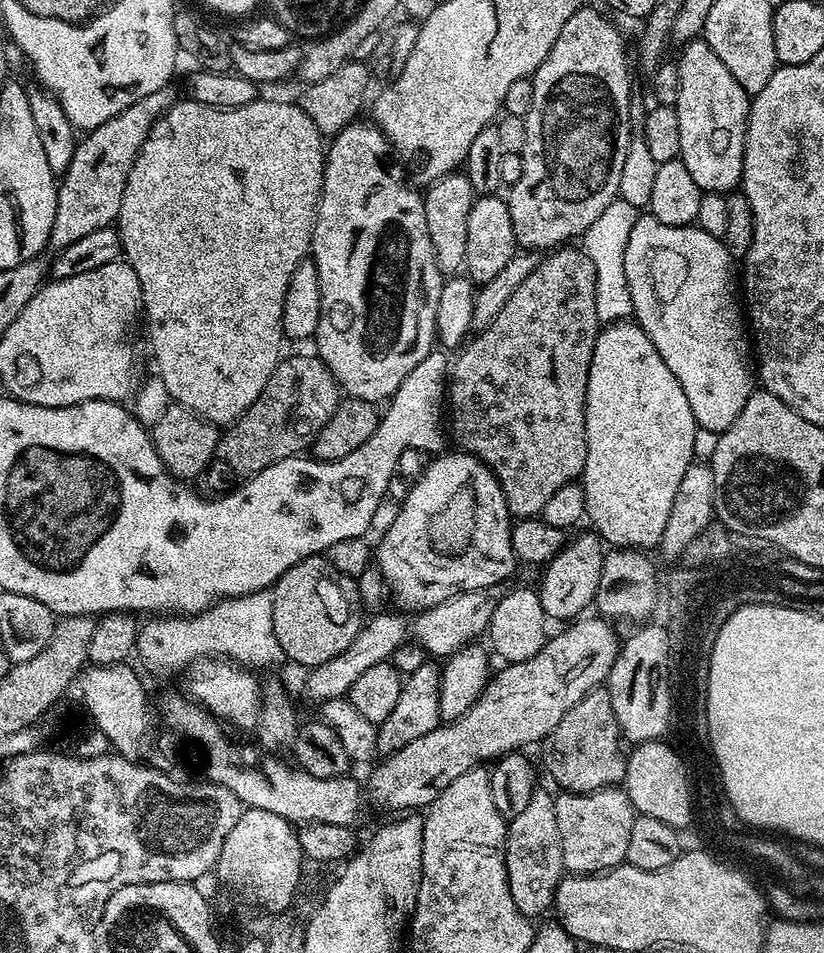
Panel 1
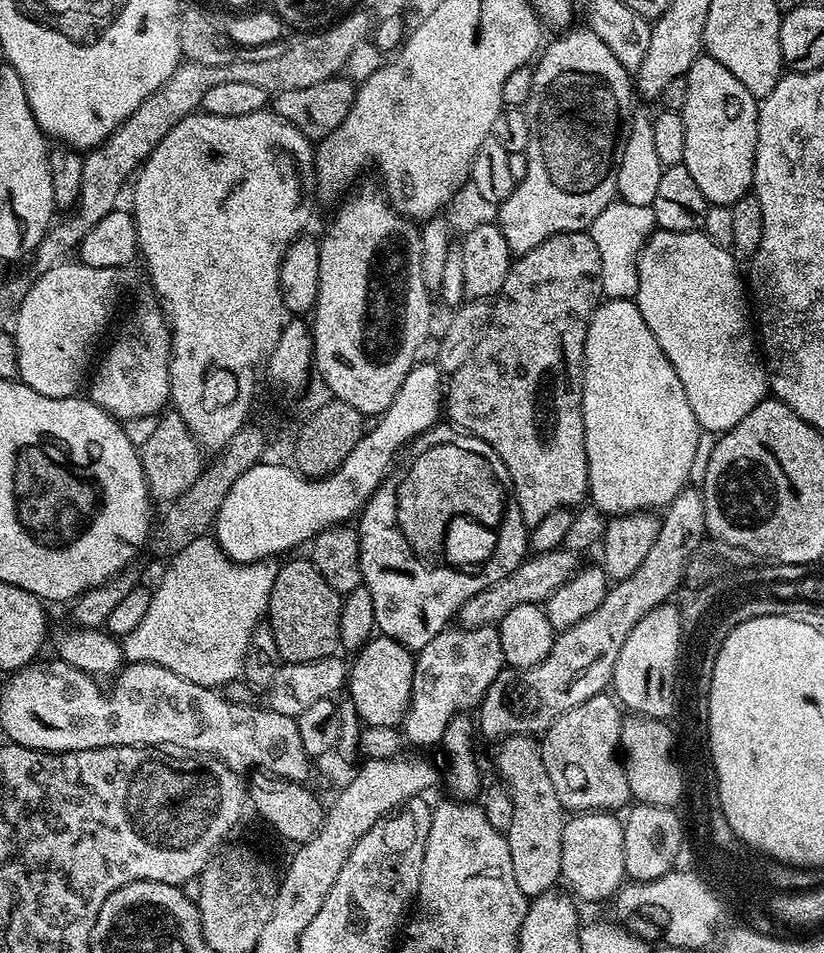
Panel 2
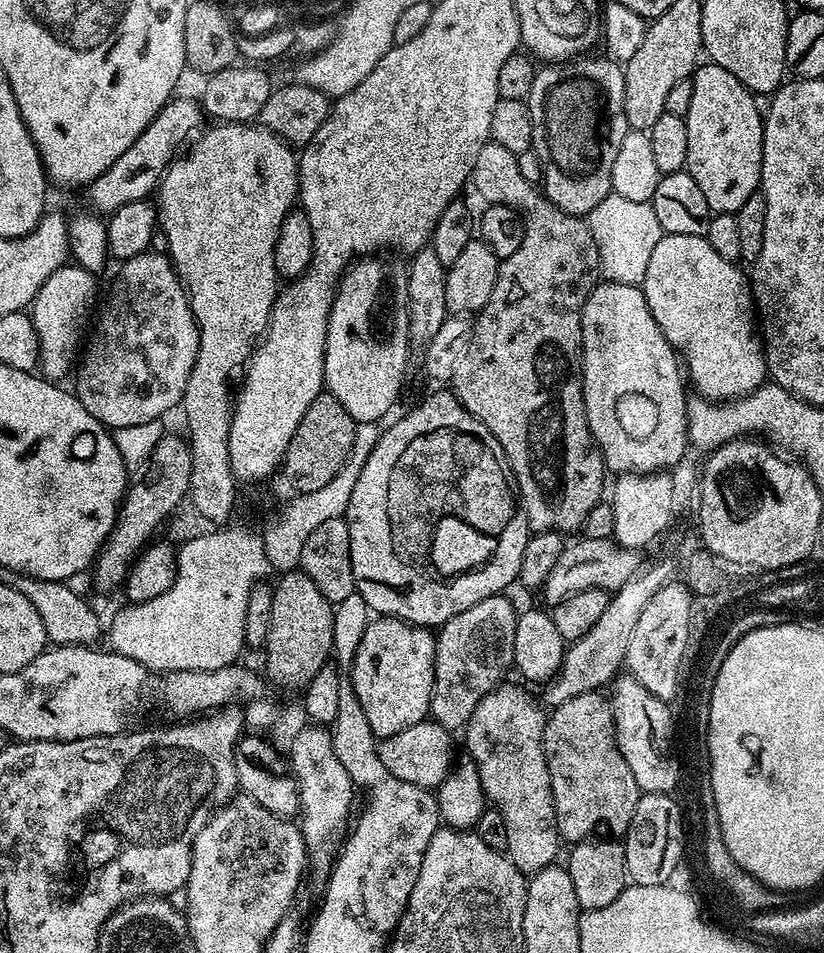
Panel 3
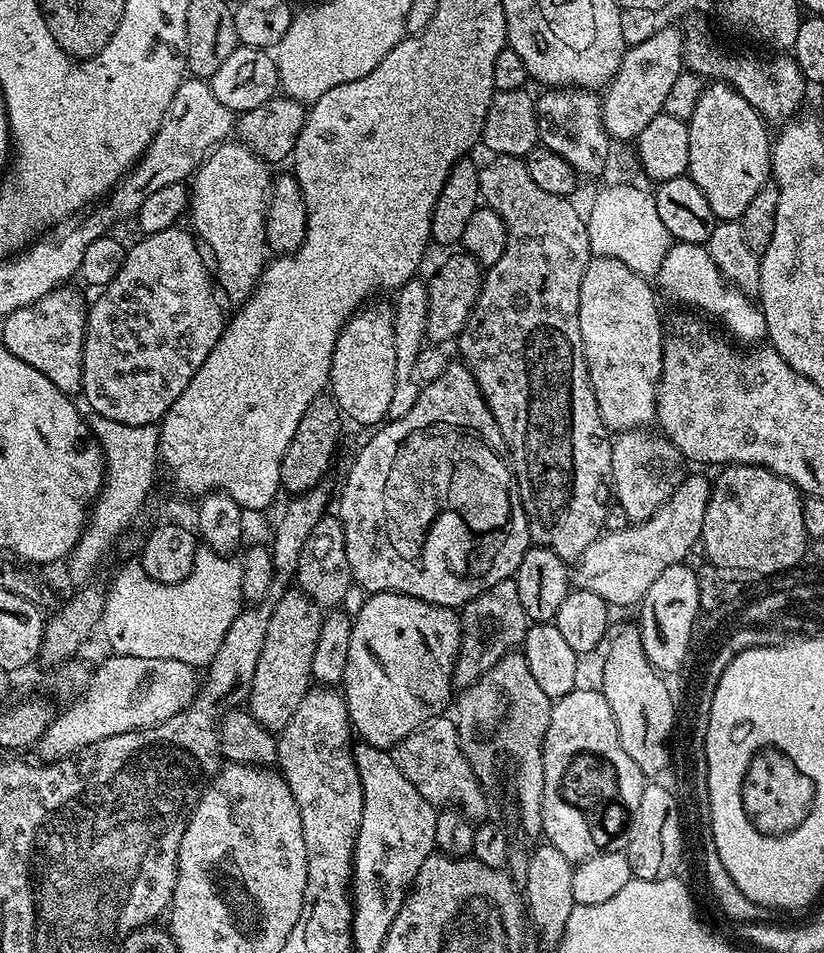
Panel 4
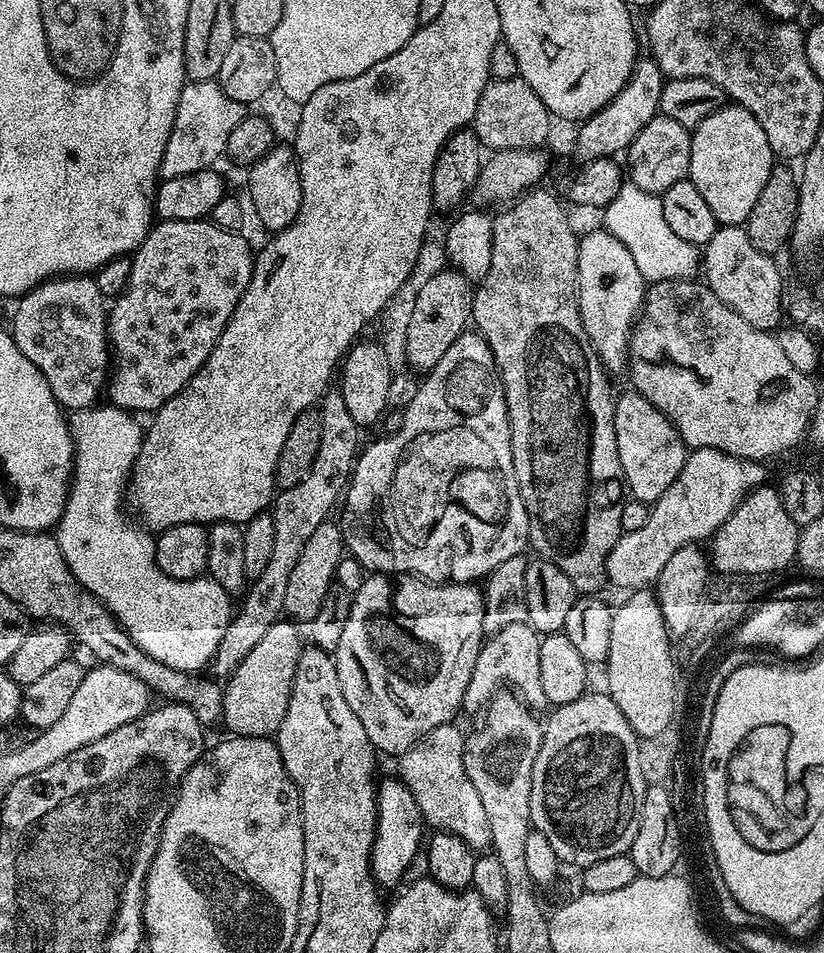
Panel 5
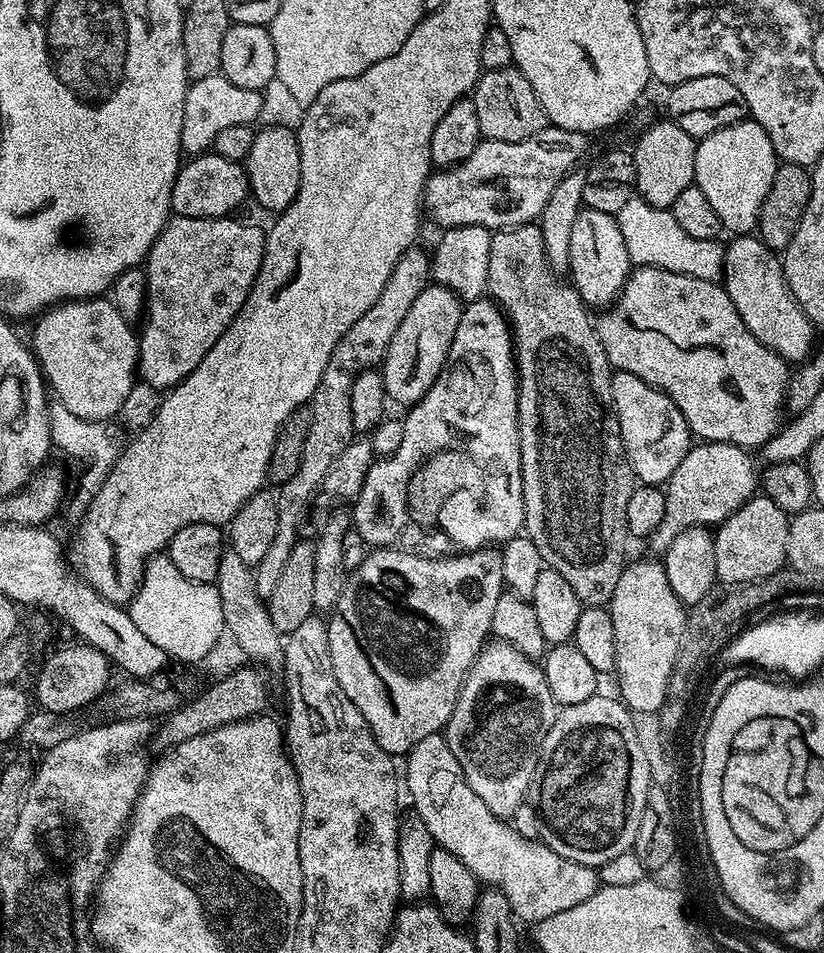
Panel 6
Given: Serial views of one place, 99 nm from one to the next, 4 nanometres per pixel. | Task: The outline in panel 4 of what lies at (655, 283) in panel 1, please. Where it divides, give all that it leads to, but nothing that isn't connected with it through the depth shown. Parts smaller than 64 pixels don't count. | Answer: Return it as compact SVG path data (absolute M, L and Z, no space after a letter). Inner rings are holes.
M673 243L654 280L658 288L660 283L659 291L661 293L664 291L674 303L685 304L683 306L685 309L695 310L711 318L721 329L725 328L723 331L733 341L741 345L759 345L768 335L766 318L759 303L752 299L749 293L741 292L736 285L725 280L718 266L714 266L714 258L710 258L708 249L703 244Z

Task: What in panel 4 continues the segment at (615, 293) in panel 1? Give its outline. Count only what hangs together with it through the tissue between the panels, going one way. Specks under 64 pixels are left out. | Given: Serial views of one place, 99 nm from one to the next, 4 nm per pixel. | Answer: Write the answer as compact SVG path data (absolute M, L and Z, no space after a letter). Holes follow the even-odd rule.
M612 184L602 189L593 198L586 219L593 257L614 258L645 278L655 278L674 243L662 218L658 218L655 195L632 184Z

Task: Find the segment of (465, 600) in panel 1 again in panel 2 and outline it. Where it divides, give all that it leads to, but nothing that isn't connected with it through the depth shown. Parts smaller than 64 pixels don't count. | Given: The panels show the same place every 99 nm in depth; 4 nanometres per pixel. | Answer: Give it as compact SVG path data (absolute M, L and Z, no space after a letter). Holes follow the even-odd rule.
M563 546L549 552L529 555L513 572L506 574L506 578L494 582L494 586L486 586L486 590L474 594L474 598L466 601L458 613L459 623L465 628L477 628L487 624L496 626L506 613L514 610L514 606L543 605L544 601L550 598L550 594L554 594L554 590L562 586L562 582L566 582L575 574L581 564L581 557Z

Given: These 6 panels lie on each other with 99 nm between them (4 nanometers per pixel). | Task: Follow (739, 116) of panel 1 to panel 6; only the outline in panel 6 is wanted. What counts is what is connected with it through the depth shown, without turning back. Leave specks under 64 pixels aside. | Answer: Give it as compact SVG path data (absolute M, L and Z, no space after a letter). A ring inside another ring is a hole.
M751 118L739 120L714 134L703 137L696 145L694 158L695 184L706 194L721 229L728 234L752 234L760 223L762 202L774 182L778 157L766 130Z

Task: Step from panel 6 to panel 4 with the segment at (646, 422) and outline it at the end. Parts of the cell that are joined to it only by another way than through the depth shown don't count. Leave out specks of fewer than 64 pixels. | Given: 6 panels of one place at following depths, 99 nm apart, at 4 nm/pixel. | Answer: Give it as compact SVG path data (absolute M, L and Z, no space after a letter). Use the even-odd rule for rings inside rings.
M648 430L621 432L612 441L614 500L626 510L629 522L648 520L678 490L686 475L684 456L663 435L651 436Z

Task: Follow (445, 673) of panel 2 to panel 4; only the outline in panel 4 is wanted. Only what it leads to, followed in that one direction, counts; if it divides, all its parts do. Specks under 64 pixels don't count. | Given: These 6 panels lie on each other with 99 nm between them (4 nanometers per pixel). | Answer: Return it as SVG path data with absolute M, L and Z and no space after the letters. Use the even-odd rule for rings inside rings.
M515 579L503 580L490 590L478 594L462 609L460 622L460 657L456 659L455 683L466 689L482 674L489 672L508 652L519 649L528 633L530 621L518 598L518 586Z

